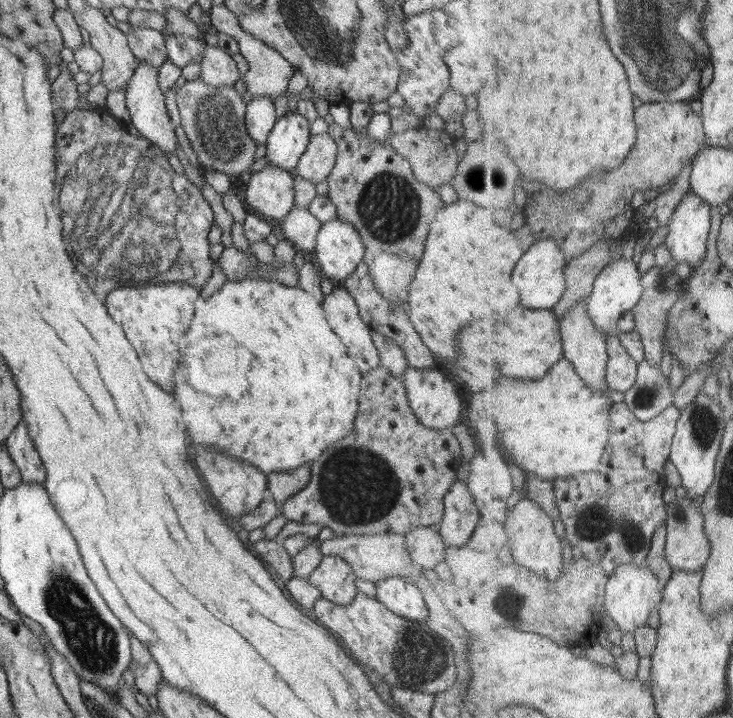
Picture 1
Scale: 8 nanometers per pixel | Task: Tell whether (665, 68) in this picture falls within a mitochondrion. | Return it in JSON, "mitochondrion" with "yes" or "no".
{"mitochondrion":"yes"}

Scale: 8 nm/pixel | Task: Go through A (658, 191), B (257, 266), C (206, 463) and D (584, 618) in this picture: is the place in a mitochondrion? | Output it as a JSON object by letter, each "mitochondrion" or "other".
{"A":"other","B":"other","C":"mitochondrion","D":"other"}

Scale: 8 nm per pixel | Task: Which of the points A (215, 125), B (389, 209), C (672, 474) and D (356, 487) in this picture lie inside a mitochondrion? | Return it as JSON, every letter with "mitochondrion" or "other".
{"A":"mitochondrion","B":"mitochondrion","C":"other","D":"mitochondrion"}

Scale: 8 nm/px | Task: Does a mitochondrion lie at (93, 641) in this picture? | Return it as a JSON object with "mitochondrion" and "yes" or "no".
{"mitochondrion":"yes"}

